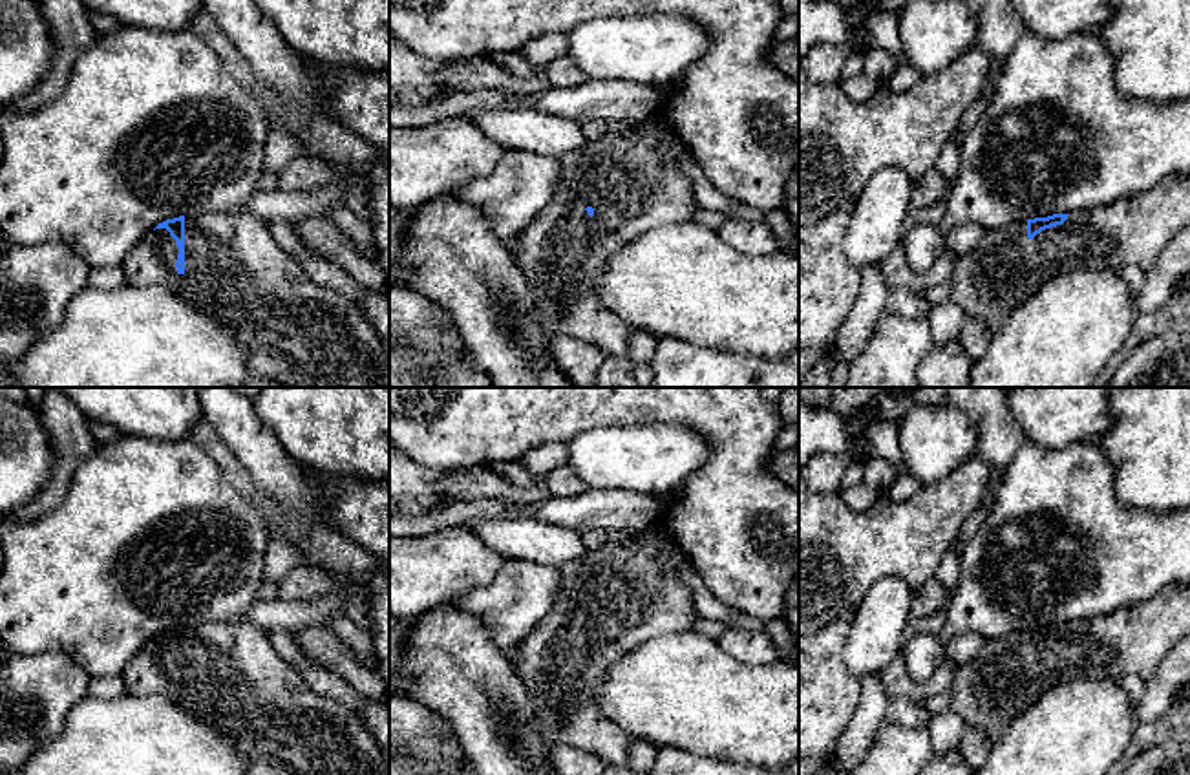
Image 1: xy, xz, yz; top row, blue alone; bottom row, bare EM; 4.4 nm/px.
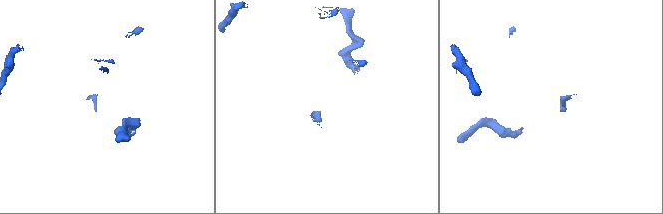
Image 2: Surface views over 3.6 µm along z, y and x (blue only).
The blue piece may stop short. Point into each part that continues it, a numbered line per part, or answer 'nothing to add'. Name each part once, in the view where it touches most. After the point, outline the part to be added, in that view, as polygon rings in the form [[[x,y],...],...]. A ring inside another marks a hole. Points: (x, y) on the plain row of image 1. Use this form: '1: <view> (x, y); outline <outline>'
1: xy (234, 680); outline [[[239,621],[185,625],[185,682],[175,678],[177,653],[166,638],[144,645],[122,671],[133,696],[159,695],[223,731],[249,759],[247,775],[389,775],[389,764],[367,726],[342,702],[314,693],[300,671],[280,658],[260,627]]]

